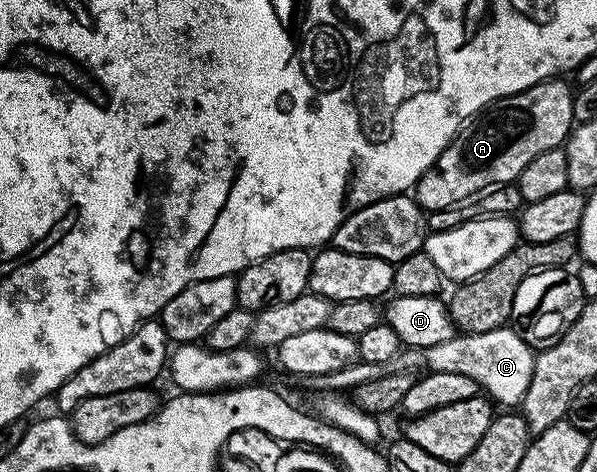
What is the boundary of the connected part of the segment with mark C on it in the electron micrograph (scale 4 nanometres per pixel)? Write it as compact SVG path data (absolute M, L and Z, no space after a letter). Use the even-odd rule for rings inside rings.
M505 325L493 332L477 332L476 334L459 332L454 338L445 340L442 344L433 344L433 348L420 350L407 348L385 364L369 364L356 360L350 366L337 368L337 372L312 374L309 382L315 392L353 392L357 384L366 384L367 381L377 380L377 376L386 374L408 372L446 374L473 380L484 395L490 396L496 403L499 401L503 405L500 407L515 408L522 403L525 392L529 388L529 380L533 380L535 355L536 351L529 344L525 344L521 336L517 336L514 328Z

